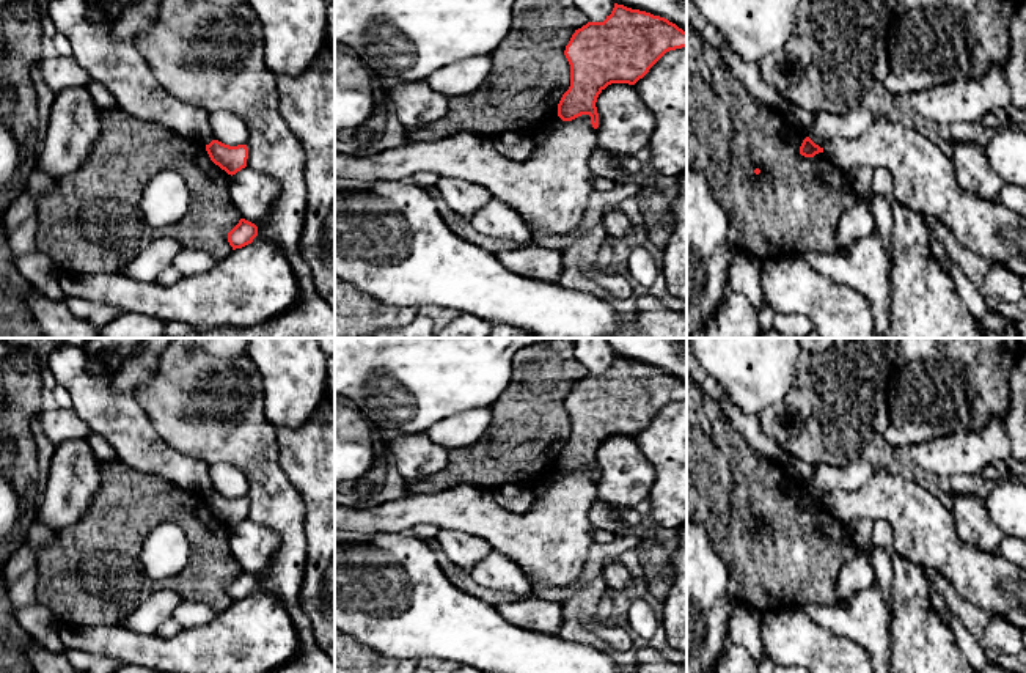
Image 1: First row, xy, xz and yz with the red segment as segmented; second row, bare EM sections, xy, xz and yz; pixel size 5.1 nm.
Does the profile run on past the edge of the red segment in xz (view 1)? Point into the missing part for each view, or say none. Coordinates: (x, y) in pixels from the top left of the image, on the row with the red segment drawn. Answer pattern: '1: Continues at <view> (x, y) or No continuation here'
1: No continuation here

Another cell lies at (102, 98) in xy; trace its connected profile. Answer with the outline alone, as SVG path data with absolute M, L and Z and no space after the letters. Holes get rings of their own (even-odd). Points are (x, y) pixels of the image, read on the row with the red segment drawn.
M90 79L86 88L91 93L93 101L99 110L119 108L115 96L110 93L110 90L107 86Z

